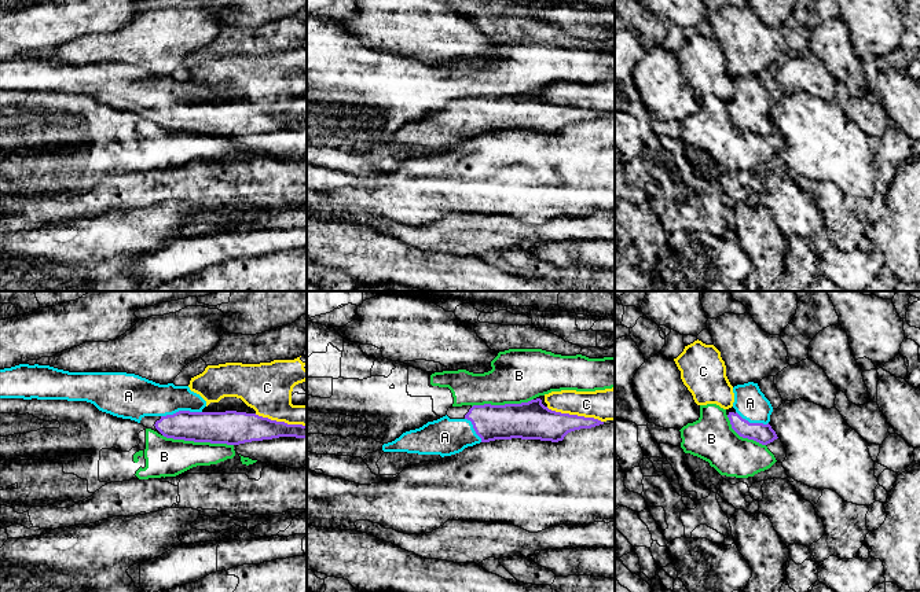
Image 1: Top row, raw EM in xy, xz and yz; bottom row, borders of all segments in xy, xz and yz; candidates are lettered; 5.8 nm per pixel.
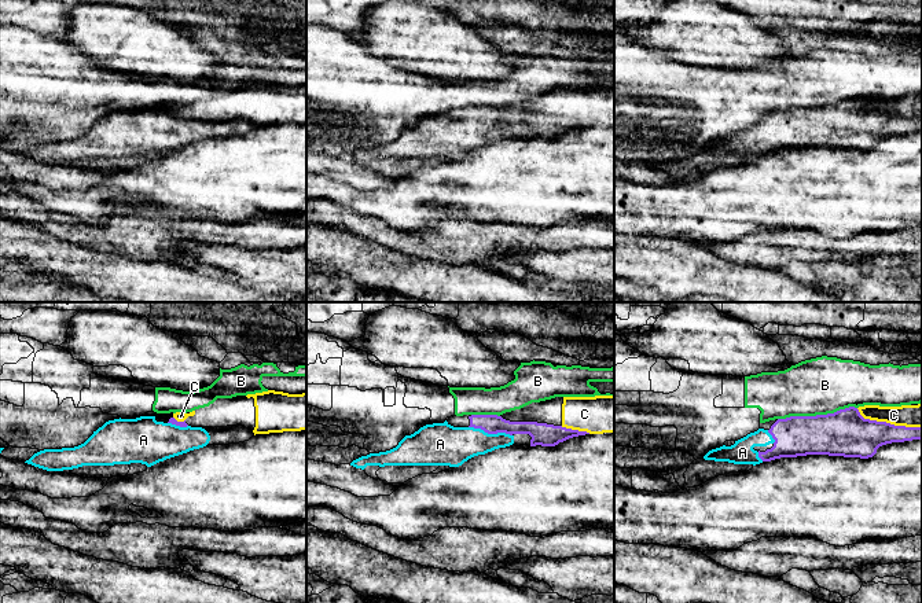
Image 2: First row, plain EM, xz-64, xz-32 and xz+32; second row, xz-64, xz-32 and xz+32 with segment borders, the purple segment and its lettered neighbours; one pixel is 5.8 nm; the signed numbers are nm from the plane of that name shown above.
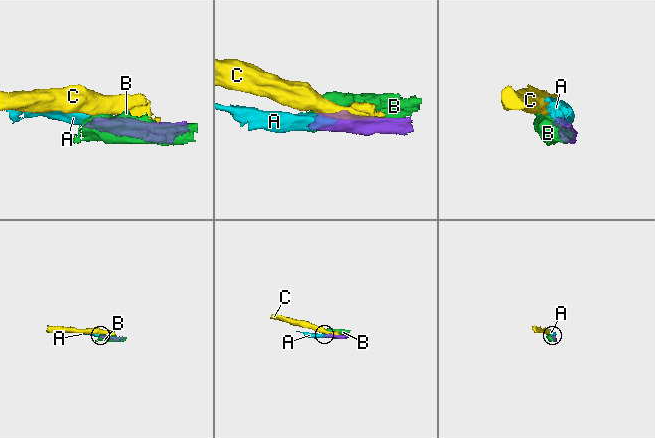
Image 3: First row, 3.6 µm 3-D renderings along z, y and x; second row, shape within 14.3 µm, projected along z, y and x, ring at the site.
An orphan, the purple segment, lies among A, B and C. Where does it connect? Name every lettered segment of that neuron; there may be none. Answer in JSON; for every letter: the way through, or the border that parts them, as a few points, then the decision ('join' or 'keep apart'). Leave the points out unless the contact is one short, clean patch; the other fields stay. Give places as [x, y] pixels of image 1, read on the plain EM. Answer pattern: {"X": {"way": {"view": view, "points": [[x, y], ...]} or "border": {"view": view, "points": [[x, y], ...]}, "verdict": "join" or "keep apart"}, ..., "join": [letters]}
{"A": {"way": {"view": "xy", "points": [[216, 120], [195, 118], [180, 103], [169, 94], [140, 89]]}, "verdict": "join"}, "B": {"verdict": "keep apart"}, "C": {"verdict": "keep apart"}, "join": ["A"]}

